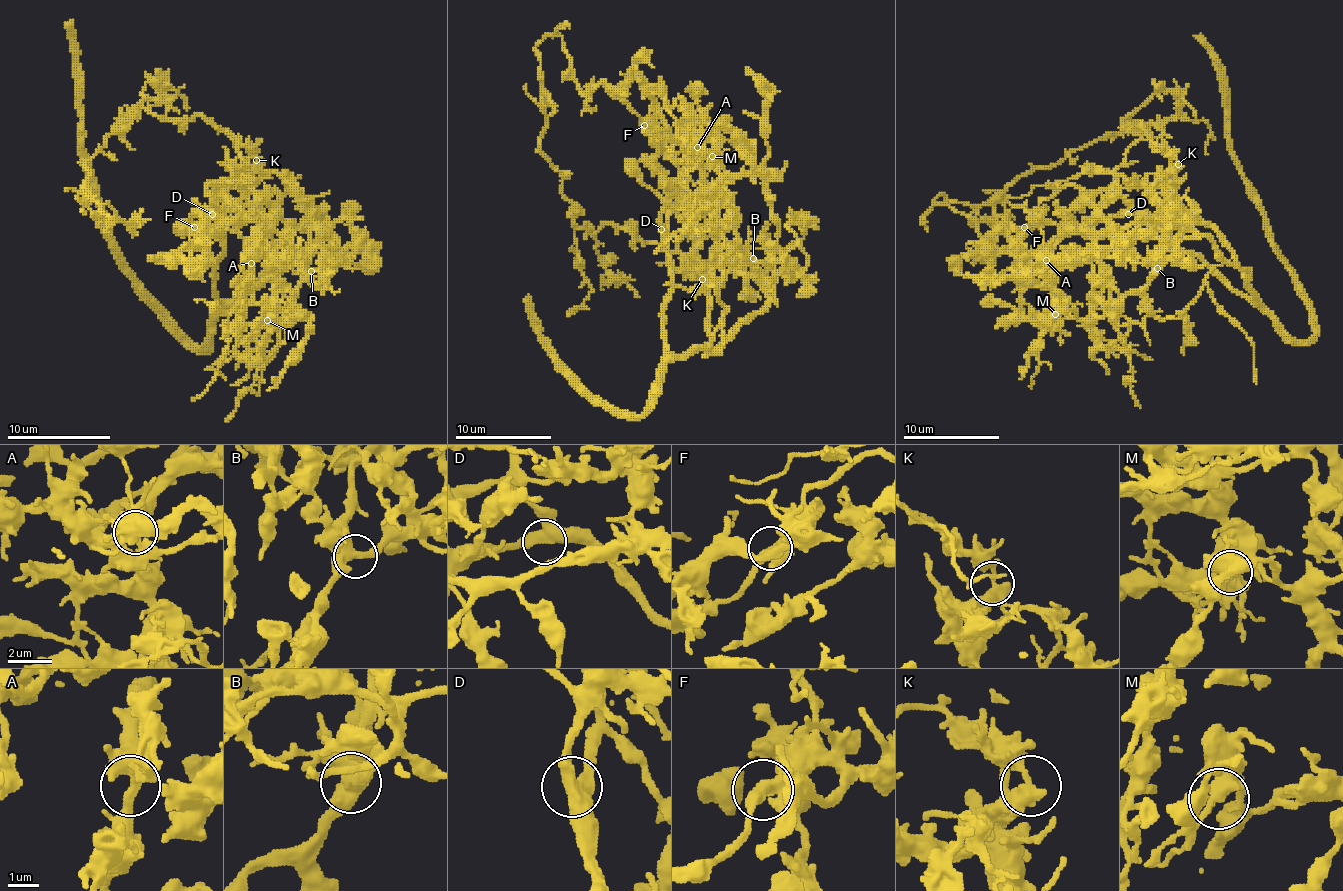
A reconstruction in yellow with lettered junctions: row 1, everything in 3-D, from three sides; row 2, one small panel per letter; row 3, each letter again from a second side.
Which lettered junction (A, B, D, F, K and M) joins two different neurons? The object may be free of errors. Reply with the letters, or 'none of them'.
K

